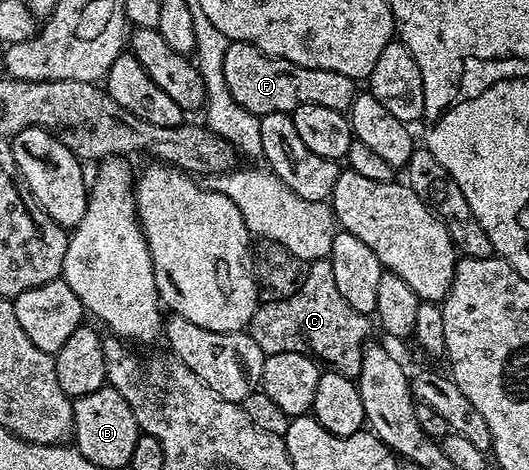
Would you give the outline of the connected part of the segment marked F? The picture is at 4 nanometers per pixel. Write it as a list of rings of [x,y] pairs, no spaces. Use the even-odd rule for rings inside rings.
[[[229,42],[222,69],[234,101],[238,101],[242,109],[258,116],[279,111],[290,113],[298,109],[298,105],[326,105],[326,109],[348,113],[351,112],[352,103],[358,94],[355,79],[342,73],[310,69],[306,65],[294,65],[285,59],[275,59],[249,43]]]

